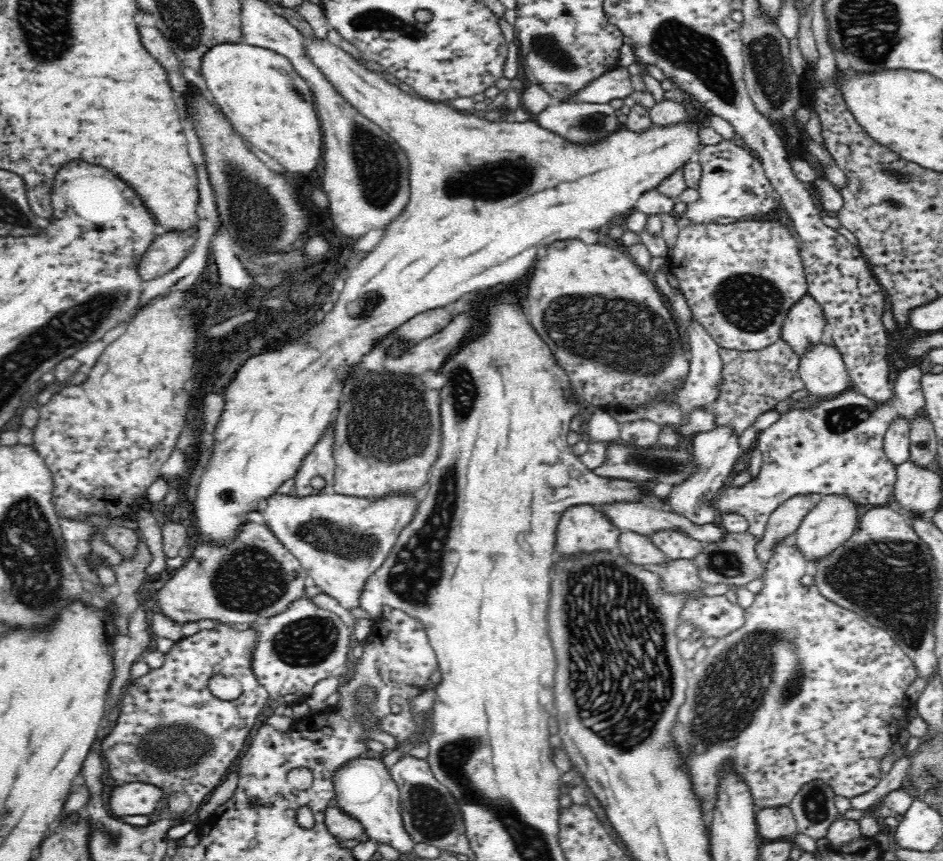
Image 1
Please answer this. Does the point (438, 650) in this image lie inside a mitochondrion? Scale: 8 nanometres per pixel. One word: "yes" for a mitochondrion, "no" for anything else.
no

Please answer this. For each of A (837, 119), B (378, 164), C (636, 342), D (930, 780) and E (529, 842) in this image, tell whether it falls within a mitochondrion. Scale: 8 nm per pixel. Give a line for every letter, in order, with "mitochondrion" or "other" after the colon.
A: other
B: mitochondrion
C: mitochondrion
D: mitochondrion
E: mitochondrion

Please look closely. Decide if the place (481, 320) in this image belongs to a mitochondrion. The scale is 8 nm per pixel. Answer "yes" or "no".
no

